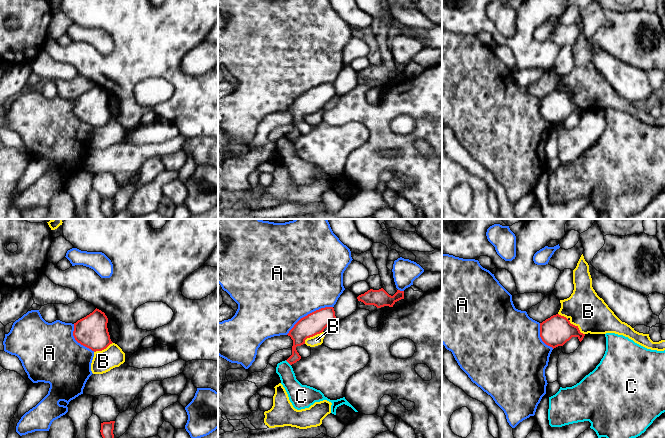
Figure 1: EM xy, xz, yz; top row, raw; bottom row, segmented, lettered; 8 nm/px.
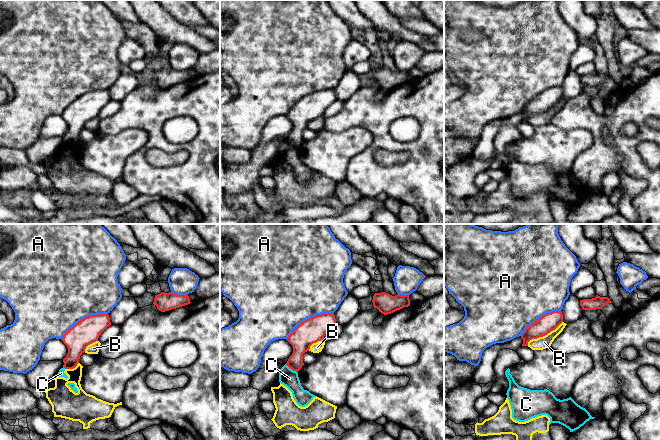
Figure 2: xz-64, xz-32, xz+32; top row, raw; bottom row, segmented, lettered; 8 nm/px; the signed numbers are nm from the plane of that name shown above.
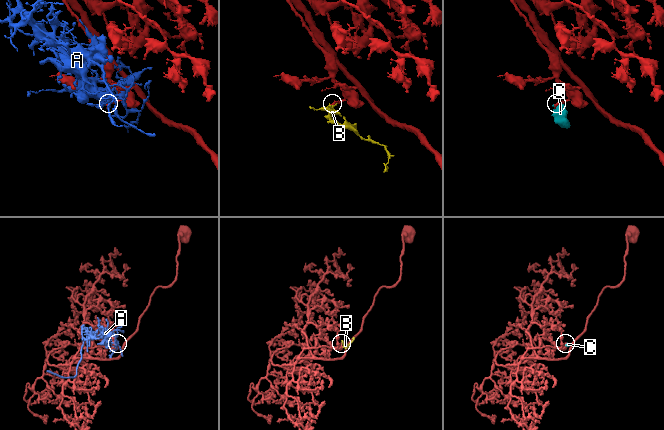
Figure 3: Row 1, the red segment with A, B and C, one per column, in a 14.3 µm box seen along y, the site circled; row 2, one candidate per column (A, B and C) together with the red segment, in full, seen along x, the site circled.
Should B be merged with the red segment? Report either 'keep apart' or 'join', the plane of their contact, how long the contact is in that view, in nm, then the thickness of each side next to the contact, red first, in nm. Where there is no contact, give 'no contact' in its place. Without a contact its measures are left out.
keep apart | yz | 280 nm | 240/300 nm

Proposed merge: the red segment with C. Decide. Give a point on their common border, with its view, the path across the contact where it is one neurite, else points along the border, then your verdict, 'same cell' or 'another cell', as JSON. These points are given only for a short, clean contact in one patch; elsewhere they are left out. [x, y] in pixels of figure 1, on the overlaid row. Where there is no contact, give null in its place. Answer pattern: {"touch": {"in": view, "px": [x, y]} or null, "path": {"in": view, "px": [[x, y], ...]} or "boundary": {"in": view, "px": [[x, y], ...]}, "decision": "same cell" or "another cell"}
{"touch": {"in": "xz", "px": [288, 362]}, "boundary": {"in": "xz", "px": [[285, 360], [290, 365]]}, "decision": "another cell"}

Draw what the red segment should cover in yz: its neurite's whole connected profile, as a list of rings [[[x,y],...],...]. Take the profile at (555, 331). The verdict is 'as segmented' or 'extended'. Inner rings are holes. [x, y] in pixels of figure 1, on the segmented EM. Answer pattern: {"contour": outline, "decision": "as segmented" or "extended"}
{"contour": [[[559,314],[553,315],[540,323],[540,337],[542,341],[552,347],[563,346],[572,337],[577,337],[581,342],[585,334],[581,333],[578,326]]], "decision": "as segmented"}

